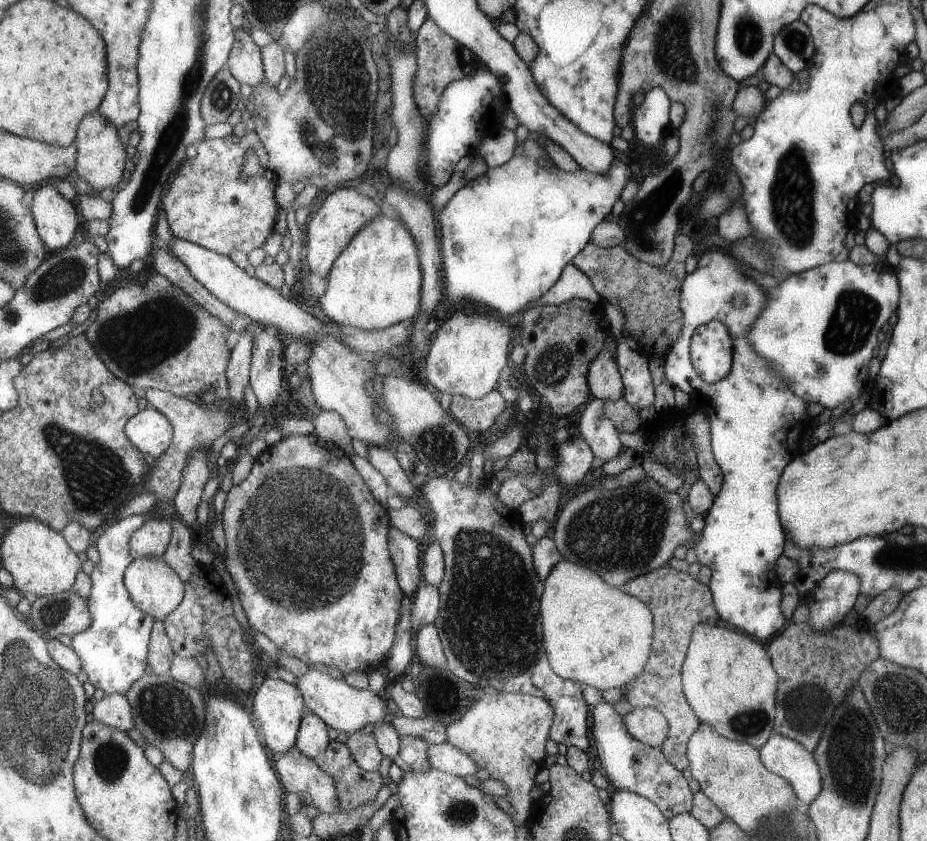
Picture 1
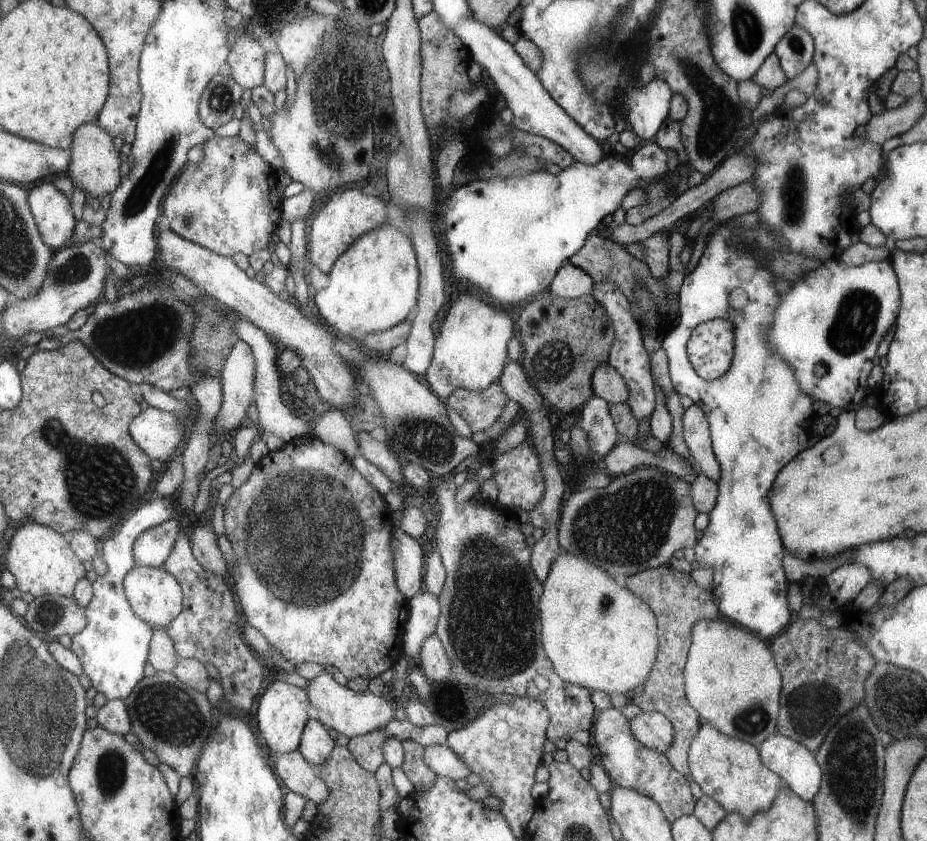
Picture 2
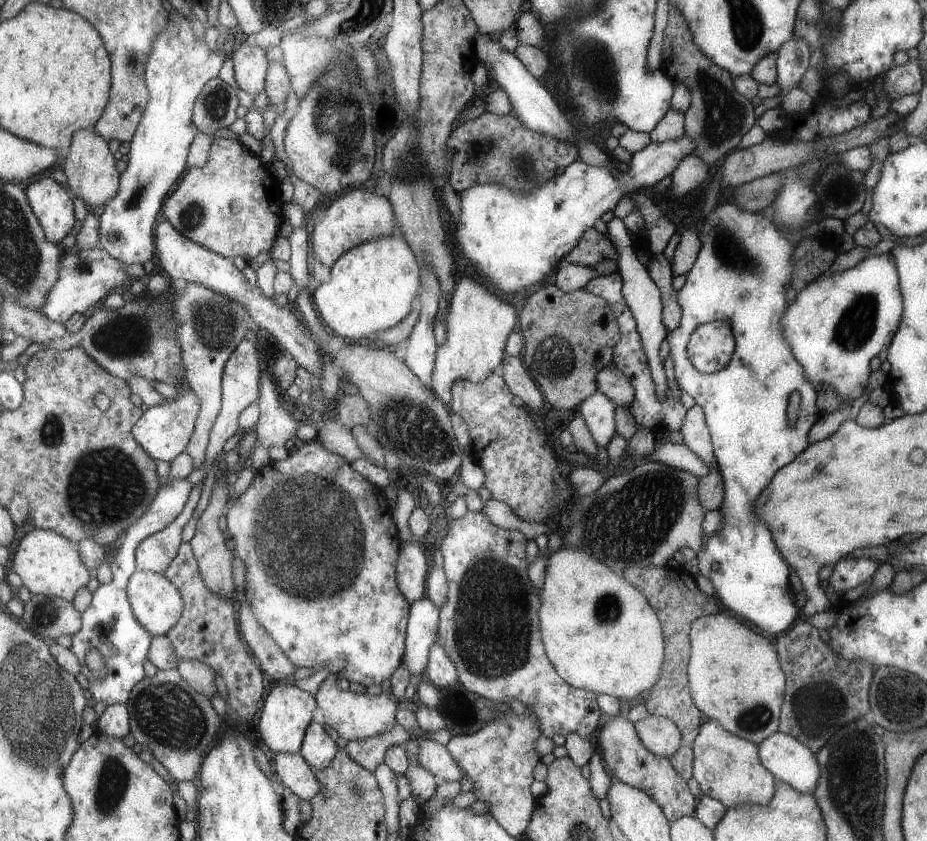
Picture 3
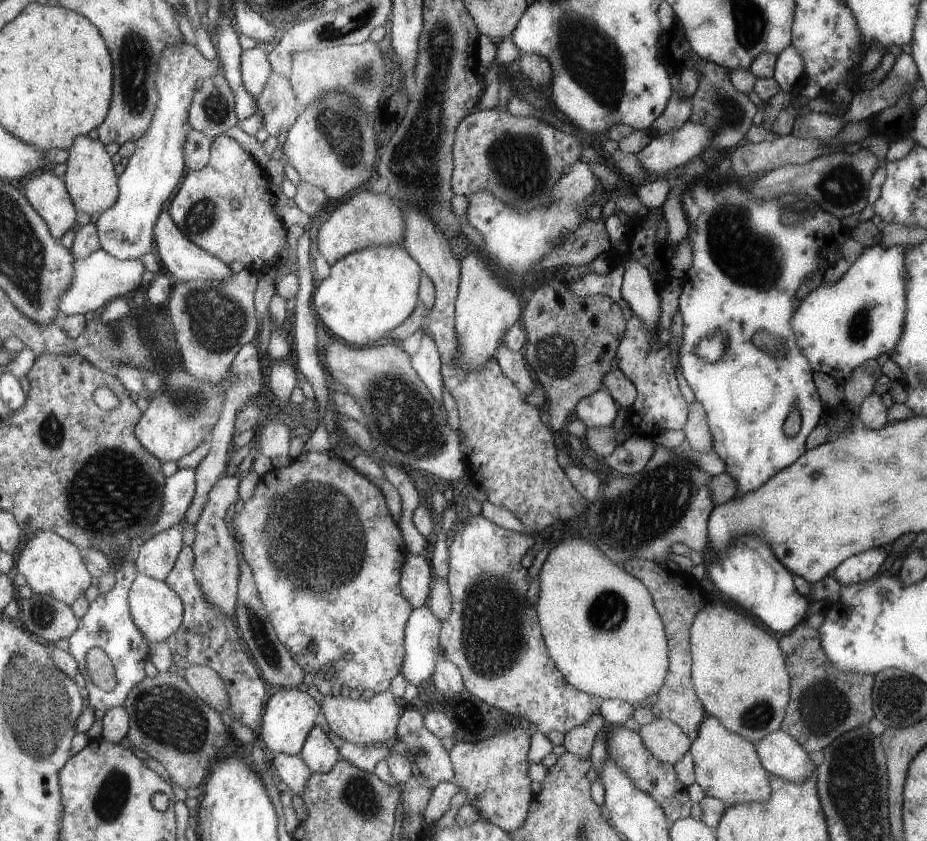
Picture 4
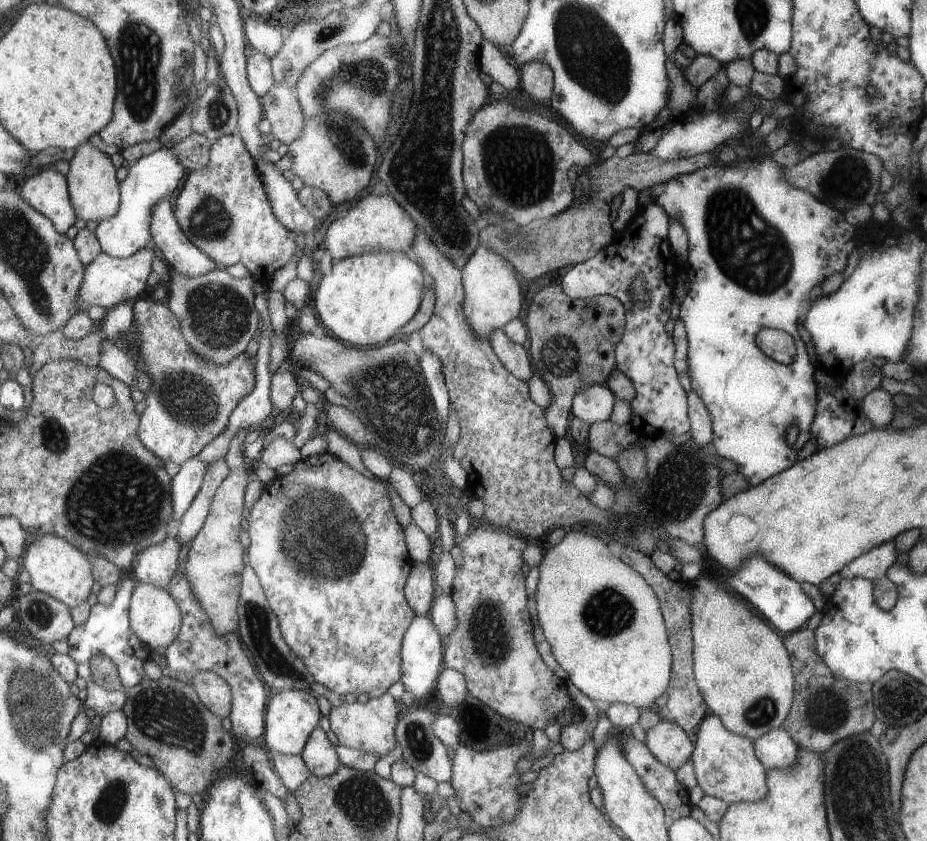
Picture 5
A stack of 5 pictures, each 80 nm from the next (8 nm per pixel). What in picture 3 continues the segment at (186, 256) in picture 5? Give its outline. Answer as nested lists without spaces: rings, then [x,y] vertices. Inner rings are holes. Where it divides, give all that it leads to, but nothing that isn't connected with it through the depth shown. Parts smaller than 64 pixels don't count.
[[[169,219],[160,222],[156,228],[156,250],[161,271],[171,279],[184,278],[189,283],[199,283],[243,303],[249,311],[253,324],[265,333],[281,350],[297,359],[297,362],[309,374],[320,378],[321,362],[317,344],[313,342],[305,322],[294,305],[287,307],[275,302],[274,297],[267,298],[258,287],[245,280],[245,274],[235,266],[233,259],[218,255],[216,252],[188,239],[176,229]]]

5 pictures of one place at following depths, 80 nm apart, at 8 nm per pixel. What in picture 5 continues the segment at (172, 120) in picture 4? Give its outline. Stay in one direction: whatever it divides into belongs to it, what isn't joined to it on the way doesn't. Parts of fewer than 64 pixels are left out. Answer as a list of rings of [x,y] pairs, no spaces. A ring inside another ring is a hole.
[[[162,146],[154,153],[141,157],[132,167],[122,186],[122,205],[119,212],[96,228],[96,235],[102,244],[102,250],[112,257],[127,258],[138,253],[143,247],[153,244],[152,218],[154,206],[162,198],[173,194],[185,178],[183,164],[171,154],[171,147]]]

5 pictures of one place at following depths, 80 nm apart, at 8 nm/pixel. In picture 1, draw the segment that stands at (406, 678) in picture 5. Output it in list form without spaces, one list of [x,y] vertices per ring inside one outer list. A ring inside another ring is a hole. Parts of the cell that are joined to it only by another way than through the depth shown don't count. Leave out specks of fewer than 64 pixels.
[[[424,582],[411,599],[410,632],[415,634],[423,625],[433,624],[439,608],[438,590]]]

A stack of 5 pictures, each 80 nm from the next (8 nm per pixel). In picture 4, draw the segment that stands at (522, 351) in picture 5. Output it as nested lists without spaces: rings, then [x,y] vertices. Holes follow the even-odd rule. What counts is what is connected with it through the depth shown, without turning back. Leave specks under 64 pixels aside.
[[[502,342],[497,348],[494,358],[501,367],[503,374],[510,378],[520,391],[528,395],[535,387],[533,374],[528,370],[522,351],[512,351]]]

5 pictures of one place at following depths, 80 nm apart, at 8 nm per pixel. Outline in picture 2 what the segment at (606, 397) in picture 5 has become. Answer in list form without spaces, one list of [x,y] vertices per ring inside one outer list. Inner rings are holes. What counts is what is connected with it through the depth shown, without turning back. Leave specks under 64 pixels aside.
[[[593,397],[581,409],[580,426],[587,435],[589,448],[599,456],[606,455],[620,439],[609,407],[601,397]]]

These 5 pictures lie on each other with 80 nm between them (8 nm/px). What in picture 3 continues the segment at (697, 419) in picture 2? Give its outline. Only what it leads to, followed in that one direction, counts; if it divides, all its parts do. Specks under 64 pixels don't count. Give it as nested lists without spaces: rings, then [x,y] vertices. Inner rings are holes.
[[[694,403],[686,410],[680,432],[683,440],[682,444],[703,460],[707,466],[711,466],[710,471],[716,470],[710,434],[701,405]]]

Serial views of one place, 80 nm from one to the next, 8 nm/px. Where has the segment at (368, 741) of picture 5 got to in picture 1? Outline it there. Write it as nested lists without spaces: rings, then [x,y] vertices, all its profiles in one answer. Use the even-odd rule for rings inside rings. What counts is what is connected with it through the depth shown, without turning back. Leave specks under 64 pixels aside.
[[[315,669],[298,677],[296,685],[303,691],[307,710],[327,723],[329,729],[336,730],[338,733],[342,730],[347,735],[358,732],[363,724],[377,723],[387,714],[385,704],[375,696],[374,692],[369,689],[351,688],[344,680],[333,680],[321,672],[315,672]]]

